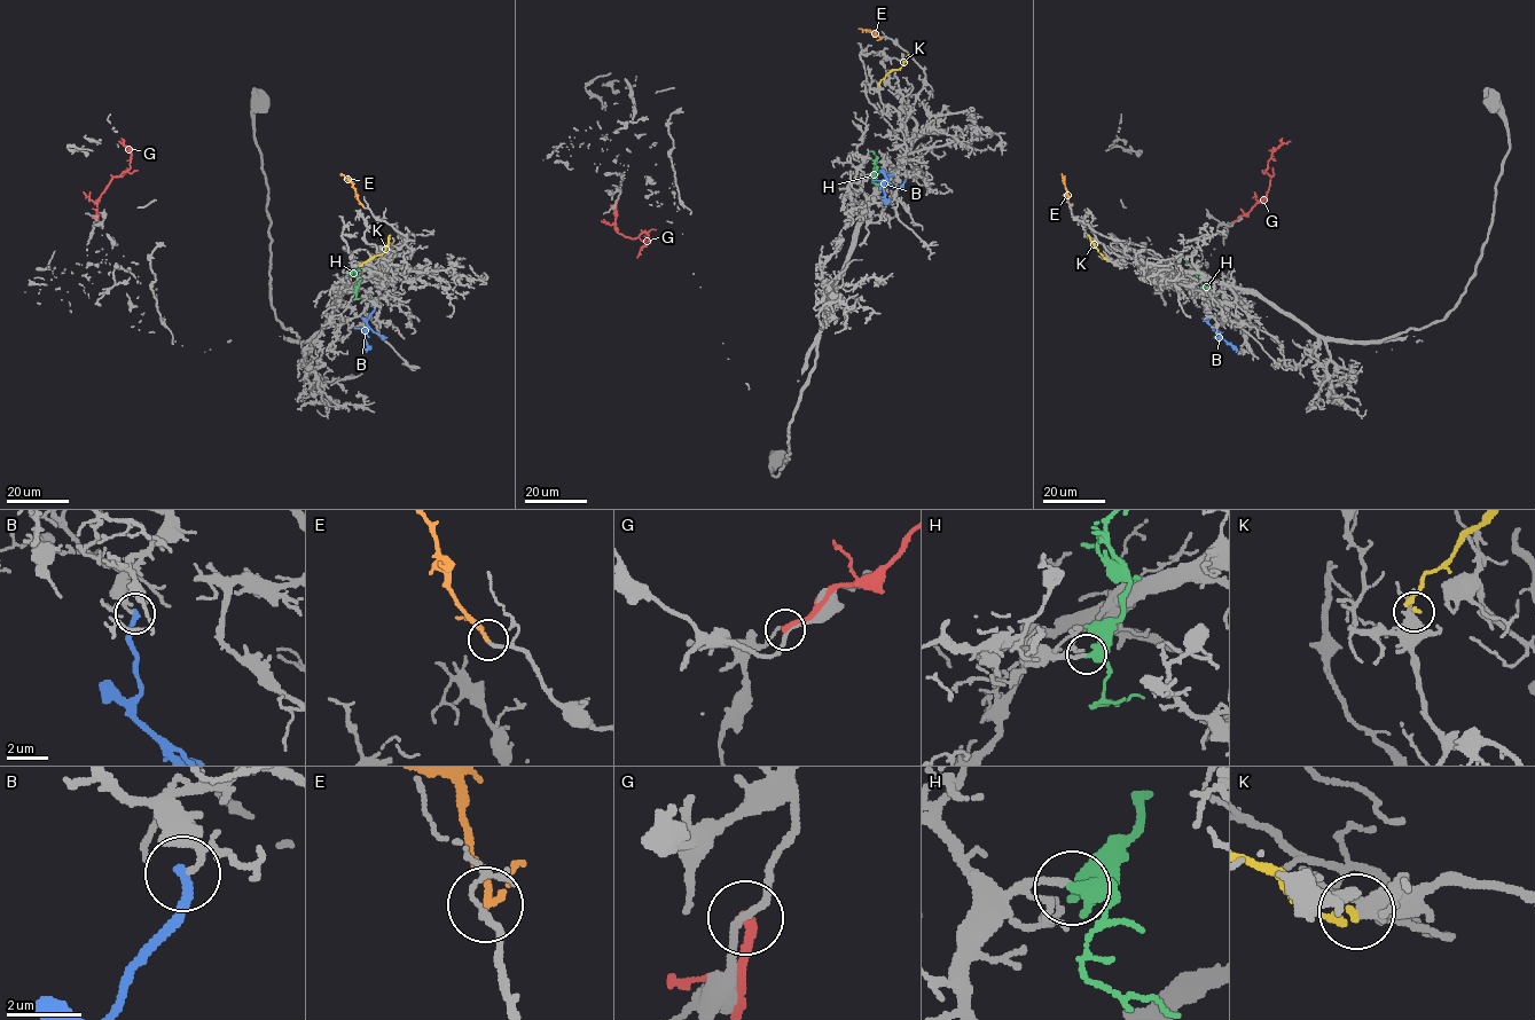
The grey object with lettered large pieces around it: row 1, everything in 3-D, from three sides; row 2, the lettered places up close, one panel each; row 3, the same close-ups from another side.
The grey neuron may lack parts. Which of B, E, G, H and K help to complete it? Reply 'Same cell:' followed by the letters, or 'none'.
Same cell: E, H

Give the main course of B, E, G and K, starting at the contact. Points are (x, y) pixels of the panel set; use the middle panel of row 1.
B: (892, 175), (885, 175), (884, 203)
E: (882, 37), (858, 29)
G: (616, 201), (616, 229), (632, 238), (643, 232), (648, 235), (649, 240), (636, 257)
K: (879, 85), (889, 73), (902, 65), (908, 54)

